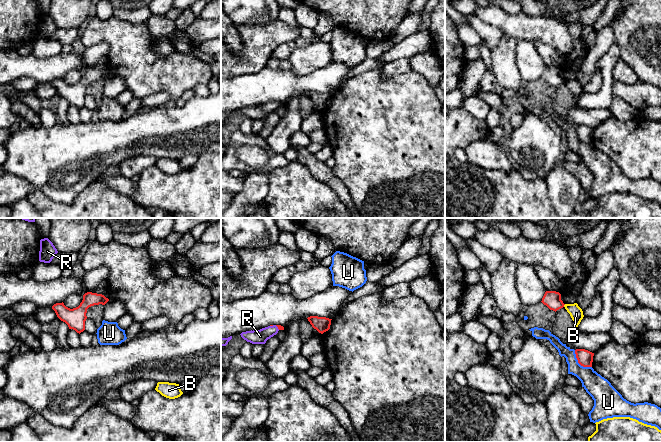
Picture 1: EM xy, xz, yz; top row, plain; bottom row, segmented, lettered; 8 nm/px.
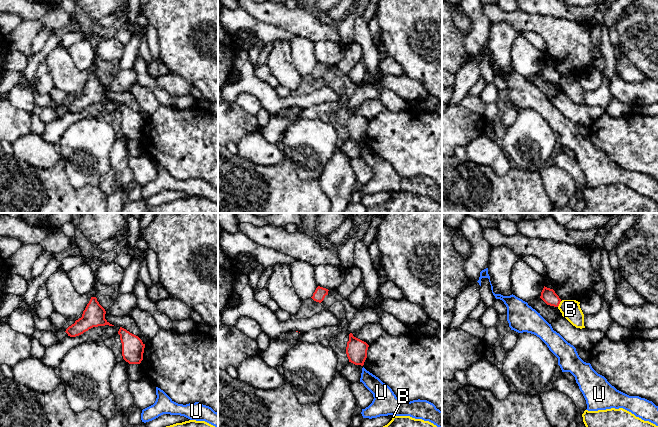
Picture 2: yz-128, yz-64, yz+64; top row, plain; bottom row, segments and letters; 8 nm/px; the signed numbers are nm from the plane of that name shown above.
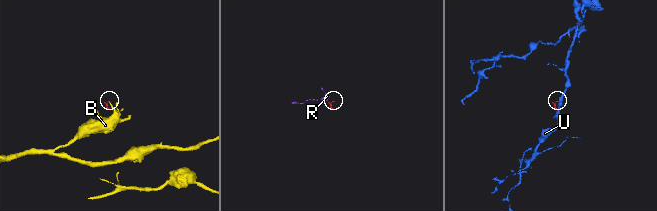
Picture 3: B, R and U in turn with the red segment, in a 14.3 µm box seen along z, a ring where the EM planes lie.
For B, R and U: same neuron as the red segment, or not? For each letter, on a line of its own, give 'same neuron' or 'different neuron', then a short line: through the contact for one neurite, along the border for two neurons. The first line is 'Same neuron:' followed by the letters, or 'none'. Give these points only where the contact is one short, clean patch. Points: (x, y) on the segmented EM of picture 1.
Same neuron: R
B: different neuron; line yz (565, 304), (563, 306)
R: same neuron; line xz (280, 327), (277, 326), (260, 336)
U: different neuron; line yz (574, 350), (577, 361), (583, 366), (591, 367)

